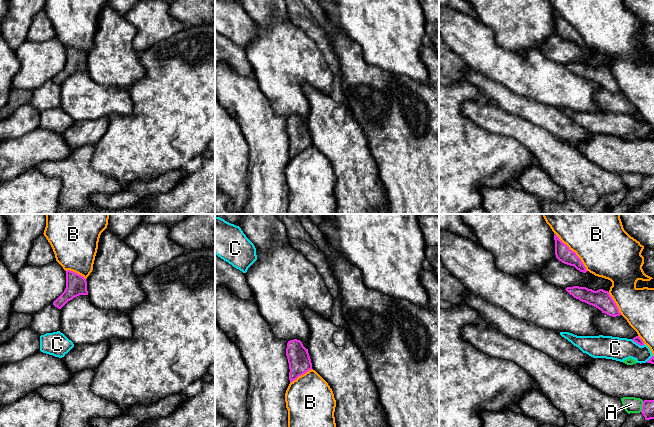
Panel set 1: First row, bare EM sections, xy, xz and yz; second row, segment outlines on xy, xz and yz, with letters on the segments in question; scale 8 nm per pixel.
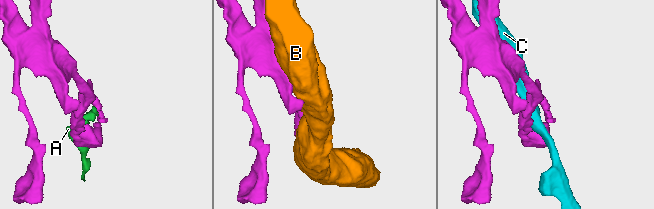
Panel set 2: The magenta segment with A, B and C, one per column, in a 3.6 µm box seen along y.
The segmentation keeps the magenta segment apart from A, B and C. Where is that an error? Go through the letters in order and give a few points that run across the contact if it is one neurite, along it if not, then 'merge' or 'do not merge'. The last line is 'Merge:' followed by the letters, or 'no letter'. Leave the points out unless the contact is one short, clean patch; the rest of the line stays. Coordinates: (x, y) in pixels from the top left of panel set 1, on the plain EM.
A: do not merge
B: do not merge
C: yz (631, 115), (640, 121), (644, 120) | do not merge
Merge: no letter

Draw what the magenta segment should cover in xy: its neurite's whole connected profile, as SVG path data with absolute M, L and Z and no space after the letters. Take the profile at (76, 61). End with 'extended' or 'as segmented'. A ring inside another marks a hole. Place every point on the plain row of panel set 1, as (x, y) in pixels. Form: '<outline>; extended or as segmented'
M70 46L66 47L66 64L64 68L53 78L53 81L61 85L68 77L79 71L88 71L86 55Z; as segmented

